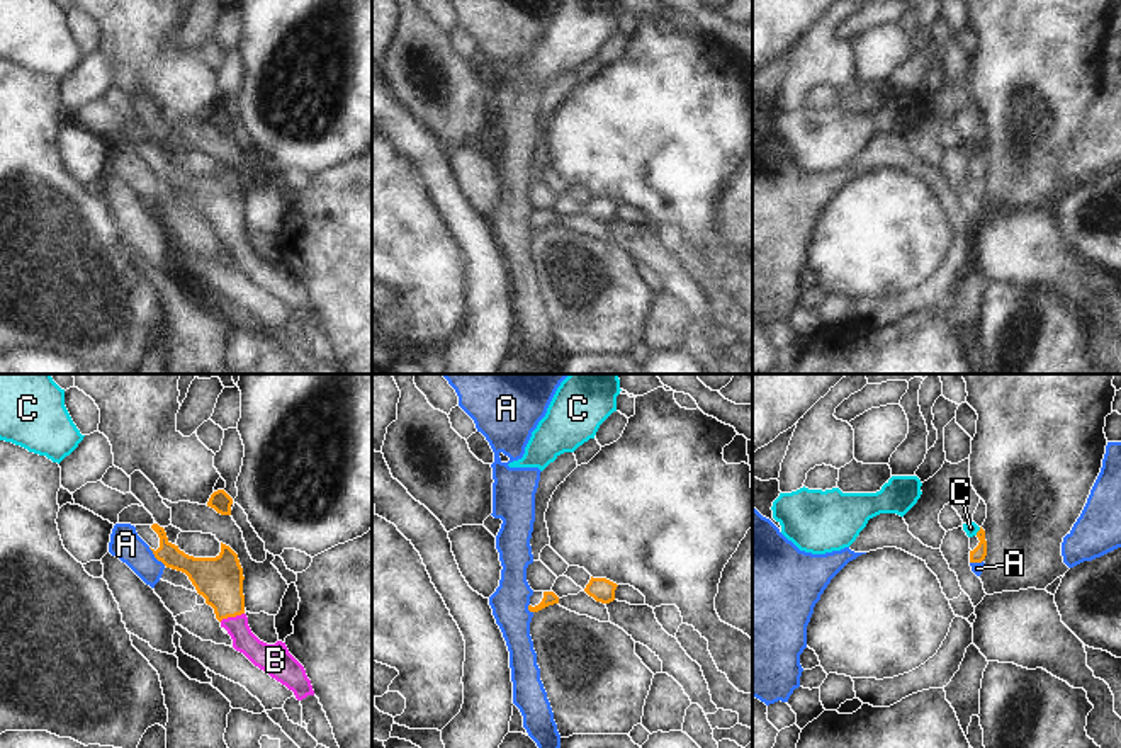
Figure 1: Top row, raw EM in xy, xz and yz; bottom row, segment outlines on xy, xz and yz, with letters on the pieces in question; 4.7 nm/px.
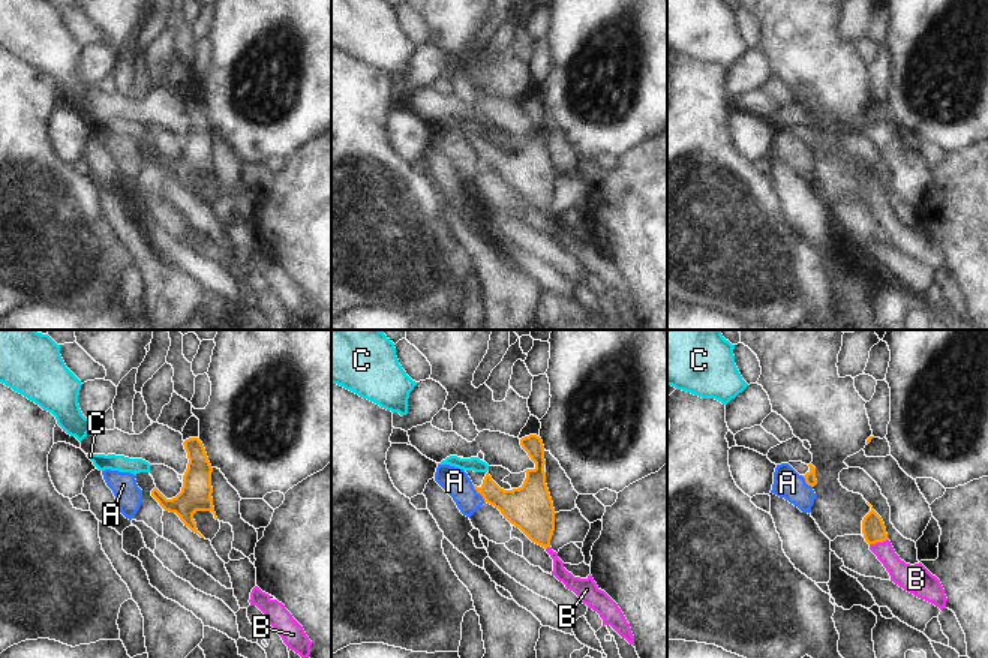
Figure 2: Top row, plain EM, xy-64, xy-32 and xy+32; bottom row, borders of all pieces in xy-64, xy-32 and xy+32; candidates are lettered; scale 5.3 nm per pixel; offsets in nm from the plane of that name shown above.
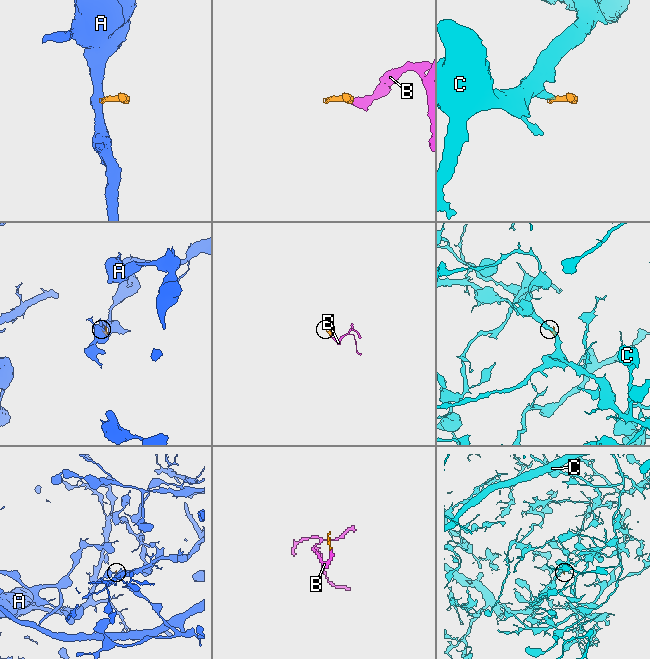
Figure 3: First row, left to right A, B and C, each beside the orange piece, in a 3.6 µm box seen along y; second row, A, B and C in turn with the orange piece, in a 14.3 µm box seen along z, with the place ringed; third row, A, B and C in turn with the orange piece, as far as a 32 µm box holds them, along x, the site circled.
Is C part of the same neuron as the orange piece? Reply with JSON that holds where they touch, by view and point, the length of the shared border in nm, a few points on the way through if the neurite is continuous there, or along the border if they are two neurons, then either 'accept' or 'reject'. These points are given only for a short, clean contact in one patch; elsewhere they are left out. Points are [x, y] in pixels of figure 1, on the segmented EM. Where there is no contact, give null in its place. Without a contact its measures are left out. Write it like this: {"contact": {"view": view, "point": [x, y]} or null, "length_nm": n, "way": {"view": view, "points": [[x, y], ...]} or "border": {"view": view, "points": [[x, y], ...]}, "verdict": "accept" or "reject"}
{"contact": {"view": "yz", "point": [979, 531]}, "length_nm": 50, "border": {"view": "yz", "points": [[980, 527], [975, 534]]}, "verdict": "reject"}

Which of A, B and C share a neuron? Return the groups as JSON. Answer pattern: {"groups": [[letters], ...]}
{"groups": [["A"], ["B"], ["C"]]}

